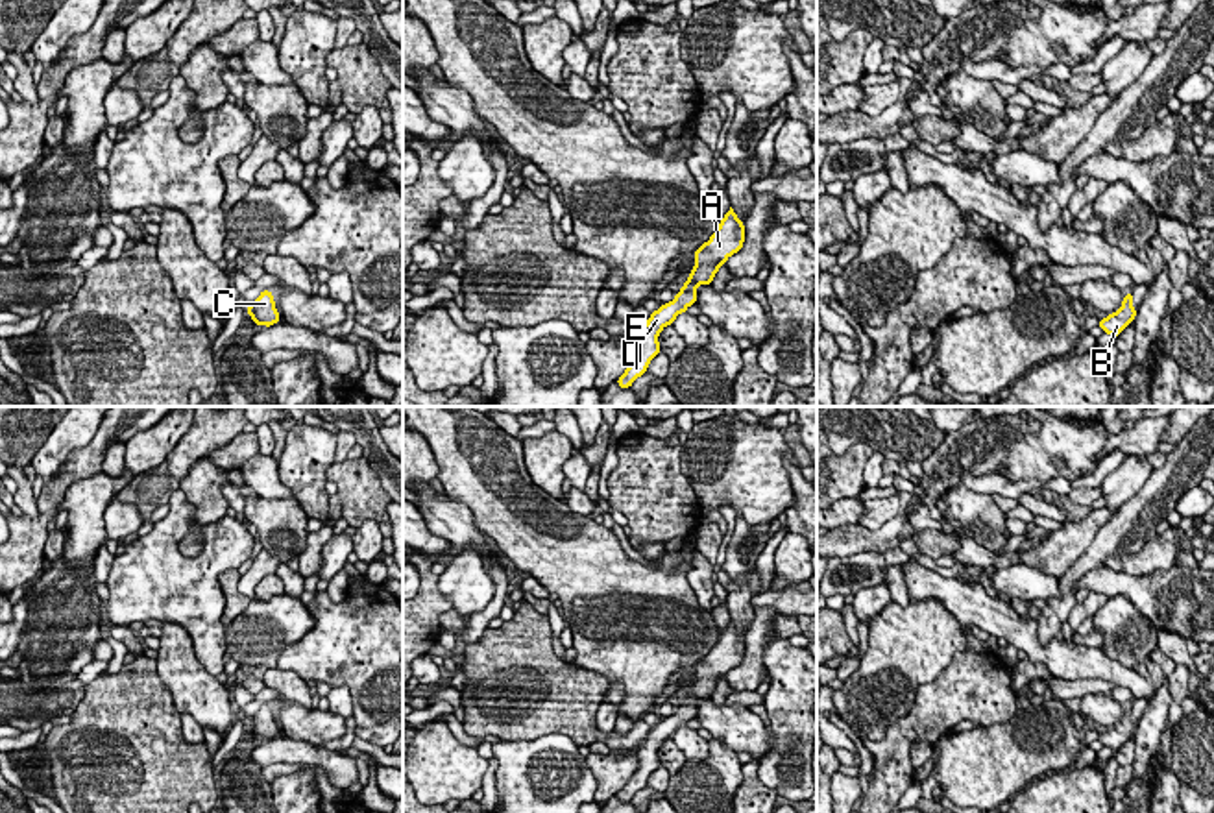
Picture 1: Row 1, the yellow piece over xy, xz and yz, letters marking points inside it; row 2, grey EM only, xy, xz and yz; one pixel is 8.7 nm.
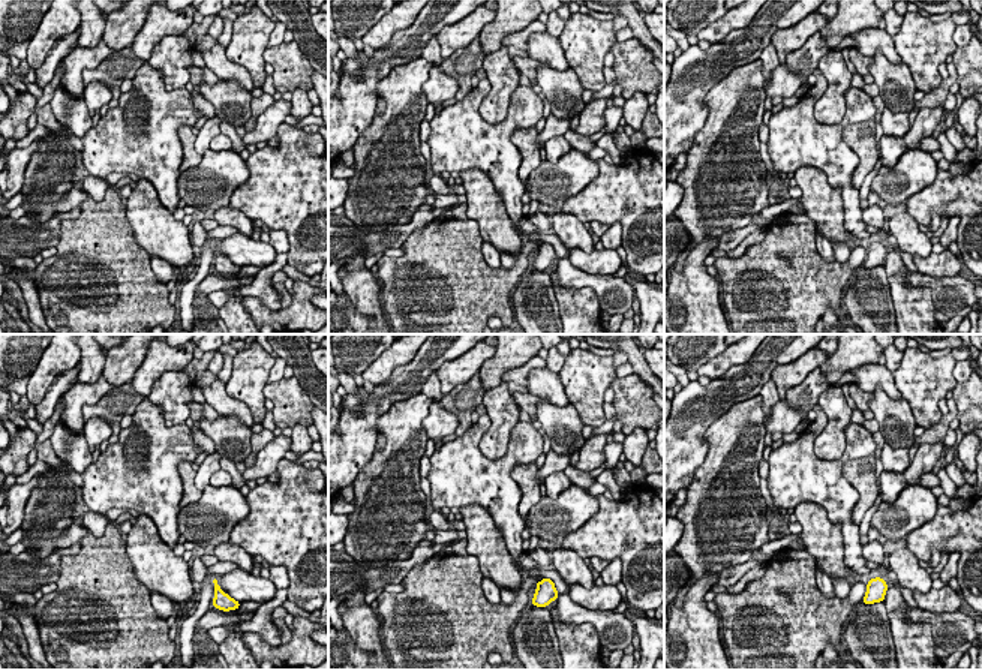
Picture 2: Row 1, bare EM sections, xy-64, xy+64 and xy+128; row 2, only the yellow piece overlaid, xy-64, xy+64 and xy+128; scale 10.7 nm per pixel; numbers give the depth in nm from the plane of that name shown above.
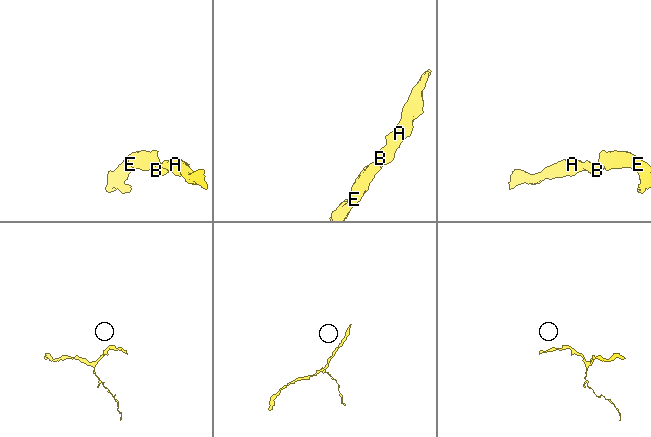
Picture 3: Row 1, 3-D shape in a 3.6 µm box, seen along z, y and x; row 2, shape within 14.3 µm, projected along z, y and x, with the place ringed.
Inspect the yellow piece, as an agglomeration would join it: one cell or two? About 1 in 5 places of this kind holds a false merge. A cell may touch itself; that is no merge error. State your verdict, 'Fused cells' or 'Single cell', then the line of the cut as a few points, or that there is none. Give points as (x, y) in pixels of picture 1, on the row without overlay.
Single cell. No split

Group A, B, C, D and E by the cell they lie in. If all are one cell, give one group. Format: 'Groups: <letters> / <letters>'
Groups: A B C D E

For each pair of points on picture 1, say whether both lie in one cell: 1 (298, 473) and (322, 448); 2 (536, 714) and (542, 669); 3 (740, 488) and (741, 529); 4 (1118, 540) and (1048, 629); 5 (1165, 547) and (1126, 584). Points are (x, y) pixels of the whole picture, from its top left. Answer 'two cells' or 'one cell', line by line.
1: one cell
2: one cell
3: two cells
4: one cell
5: two cells

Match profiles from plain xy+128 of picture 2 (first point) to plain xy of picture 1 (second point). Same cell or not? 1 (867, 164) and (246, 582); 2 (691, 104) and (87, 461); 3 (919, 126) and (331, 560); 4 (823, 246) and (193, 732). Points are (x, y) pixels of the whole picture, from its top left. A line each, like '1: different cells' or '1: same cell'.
1: different cells
2: same cell
3: different cells
4: same cell

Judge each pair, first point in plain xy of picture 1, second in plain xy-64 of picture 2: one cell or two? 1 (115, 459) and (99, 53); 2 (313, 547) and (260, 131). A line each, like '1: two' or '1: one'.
1: two
2: two

